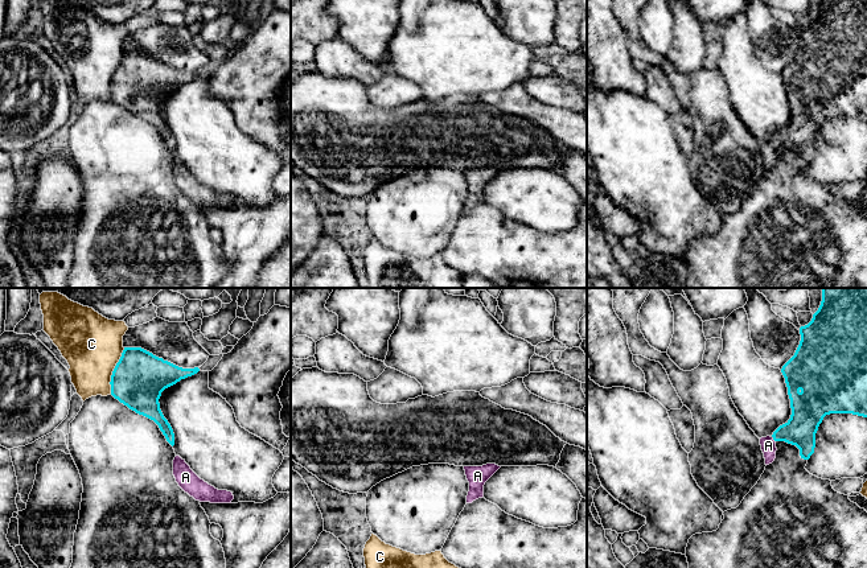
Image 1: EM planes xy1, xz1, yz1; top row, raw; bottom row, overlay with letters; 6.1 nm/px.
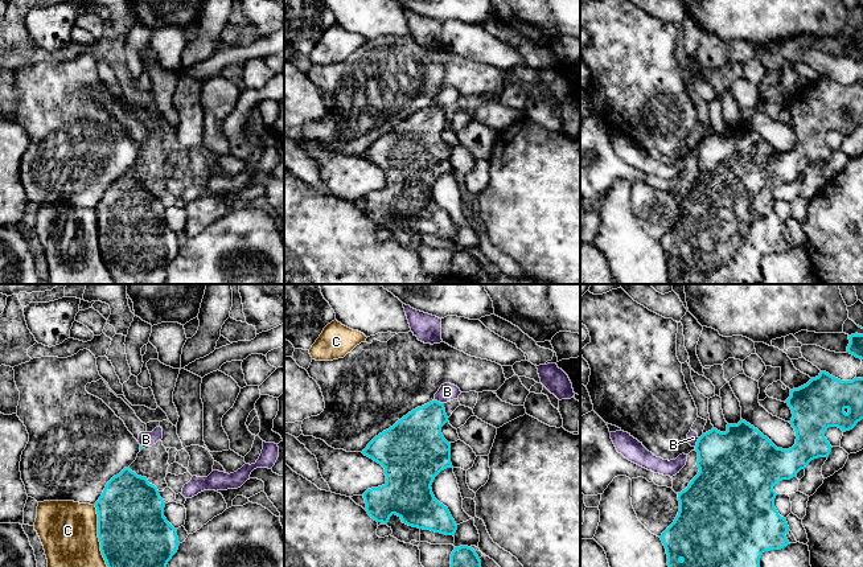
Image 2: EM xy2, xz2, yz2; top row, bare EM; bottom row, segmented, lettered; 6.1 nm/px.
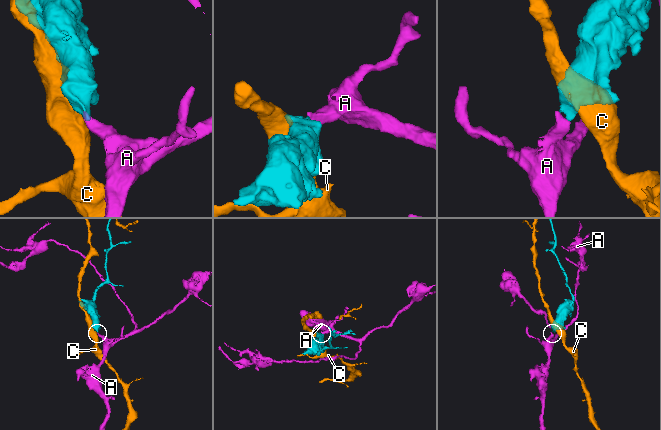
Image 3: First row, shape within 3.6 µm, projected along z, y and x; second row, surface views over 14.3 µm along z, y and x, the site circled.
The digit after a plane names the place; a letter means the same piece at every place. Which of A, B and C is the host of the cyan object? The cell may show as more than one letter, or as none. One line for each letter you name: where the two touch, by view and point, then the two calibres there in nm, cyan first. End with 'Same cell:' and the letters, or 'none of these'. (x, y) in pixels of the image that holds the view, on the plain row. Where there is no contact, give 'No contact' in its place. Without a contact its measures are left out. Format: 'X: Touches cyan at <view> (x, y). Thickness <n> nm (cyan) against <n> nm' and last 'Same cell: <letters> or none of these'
A: Touches cyan at yz1 (773, 143). Thickness 190 nm (cyan) against 100 nm
Same cell: A

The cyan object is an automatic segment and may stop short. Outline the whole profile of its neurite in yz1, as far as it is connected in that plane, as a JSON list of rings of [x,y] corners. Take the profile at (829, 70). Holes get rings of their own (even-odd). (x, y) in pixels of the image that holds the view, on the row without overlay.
[[[822,0],[818,15],[808,29],[800,32],[800,38],[801,45],[794,59],[781,73],[792,119],[772,140],[760,143],[765,169],[774,165],[777,145],[796,149],[801,162],[809,164],[814,157],[815,137],[826,119],[852,118],[867,122],[867,0]]]

